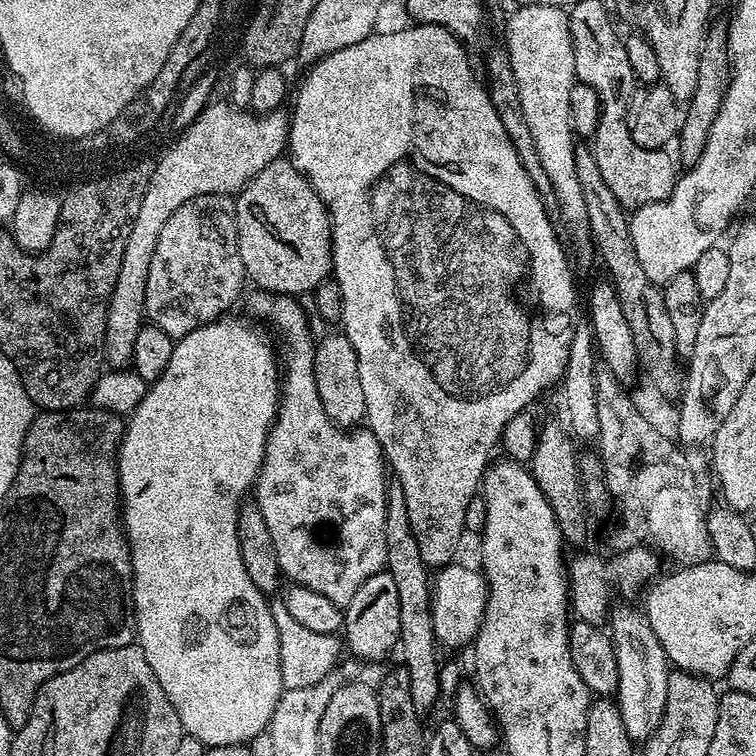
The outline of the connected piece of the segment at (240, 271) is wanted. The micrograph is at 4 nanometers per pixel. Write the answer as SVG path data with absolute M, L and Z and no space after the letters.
M222 194L199 196L182 206L178 206L178 210L174 210L174 214L170 214L170 222L166 222L166 226L162 226L162 234L158 234L158 246L154 246L154 262L150 262L150 278L146 278L146 306L144 307L144 315L154 326L166 330L168 337L175 342L181 340L186 334L190 334L190 330L198 330L198 326L206 326L207 324L212 324L215 320L221 319L227 313L224 311L239 298L244 284L246 285L246 277L244 267L242 266L242 254L238 254L235 199L232 196L223 196Z

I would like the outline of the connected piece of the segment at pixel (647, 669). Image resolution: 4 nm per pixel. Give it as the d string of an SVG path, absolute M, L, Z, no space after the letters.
M615 607L610 614L610 635L618 658L618 691L616 701L626 732L634 742L643 742L656 732L665 712L666 690L669 689L670 665L647 617L626 608Z

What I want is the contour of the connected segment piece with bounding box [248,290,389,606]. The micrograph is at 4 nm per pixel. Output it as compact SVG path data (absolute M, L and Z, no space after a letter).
M263 290L253 291L253 296L248 300L248 308L260 320L265 320L268 324L273 324L278 331L284 335L284 340L288 345L282 348L282 383L280 385L280 406L276 410L276 421L272 423L272 428L268 432L268 441L266 442L266 454L260 467L260 476L256 479L254 485L254 503L258 510L262 510L262 518L266 518L266 527L270 530L274 541L274 551L278 553L278 566L281 573L291 583L301 584L310 590L318 590L318 594L326 594L330 602L347 606L350 598L358 594L358 586L366 582L374 574L385 571L387 562L386 552L386 510L387 510L387 486L389 477L386 473L386 461L384 452L380 448L378 438L374 433L368 431L367 427L357 426L351 430L339 428L337 424L328 415L326 410L322 410L322 398L318 398L318 386L314 382L314 335L308 329L308 316L304 313L304 308L300 305L301 301L294 296L282 296L274 292L265 292Z

